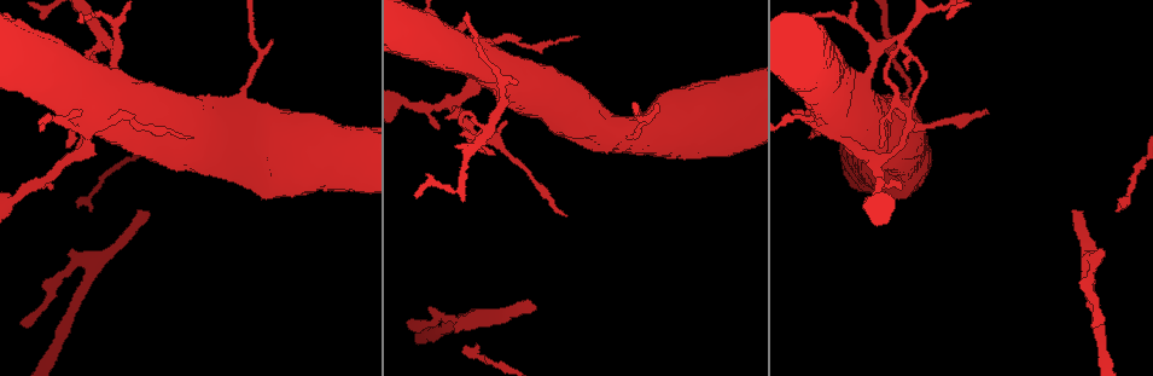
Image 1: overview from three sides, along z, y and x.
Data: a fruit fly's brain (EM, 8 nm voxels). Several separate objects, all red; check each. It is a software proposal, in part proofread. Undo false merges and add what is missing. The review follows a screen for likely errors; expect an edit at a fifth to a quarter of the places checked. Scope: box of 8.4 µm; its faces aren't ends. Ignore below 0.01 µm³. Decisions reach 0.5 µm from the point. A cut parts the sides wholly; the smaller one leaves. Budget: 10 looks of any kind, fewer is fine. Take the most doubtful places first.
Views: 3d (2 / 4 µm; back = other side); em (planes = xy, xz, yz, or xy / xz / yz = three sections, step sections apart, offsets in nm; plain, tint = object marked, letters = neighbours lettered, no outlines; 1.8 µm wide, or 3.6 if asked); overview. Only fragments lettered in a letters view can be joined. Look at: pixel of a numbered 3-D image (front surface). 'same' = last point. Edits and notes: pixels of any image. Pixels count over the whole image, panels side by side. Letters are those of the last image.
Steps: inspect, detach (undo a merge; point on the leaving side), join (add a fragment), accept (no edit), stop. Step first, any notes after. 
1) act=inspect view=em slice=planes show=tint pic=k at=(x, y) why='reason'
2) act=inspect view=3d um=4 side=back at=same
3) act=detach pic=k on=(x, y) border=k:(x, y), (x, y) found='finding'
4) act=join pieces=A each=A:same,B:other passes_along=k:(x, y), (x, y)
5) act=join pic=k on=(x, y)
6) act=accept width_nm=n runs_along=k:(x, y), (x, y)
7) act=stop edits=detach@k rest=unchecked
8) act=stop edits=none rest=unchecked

act=inspect view=em slice=yz step=4 show=letters pic=1 at=(137, 209) why='free end'

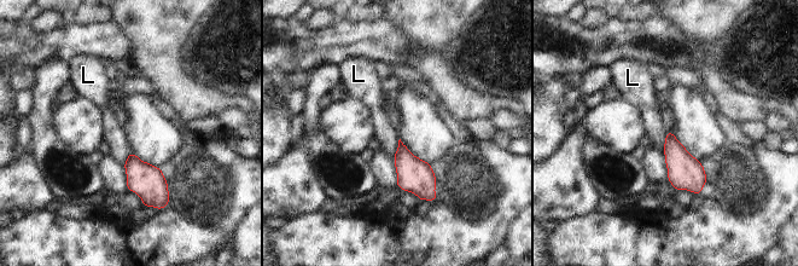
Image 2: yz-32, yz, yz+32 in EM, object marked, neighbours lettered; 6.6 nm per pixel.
act=inspect view=em slice=planes show=letters at=same why='cut it another way'

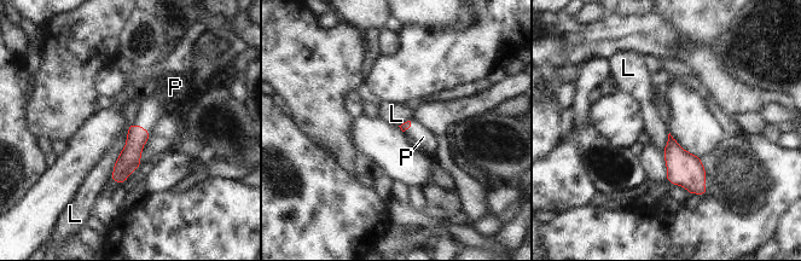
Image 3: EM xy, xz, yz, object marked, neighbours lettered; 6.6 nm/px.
act=join pieces=P each=L:other,P:same passes_along=3:(128, 161), (139, 126), (166, 99) found='it goes on there'

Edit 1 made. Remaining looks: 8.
act=inspect view=overview why='redraw'

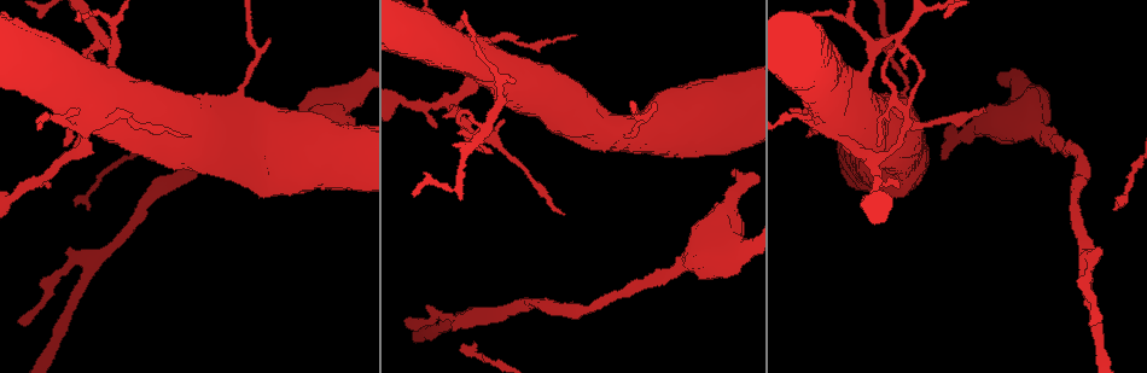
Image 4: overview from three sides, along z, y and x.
act=inspect view=3d um=2 pic=4 at=(984, 112) why='tapers out'

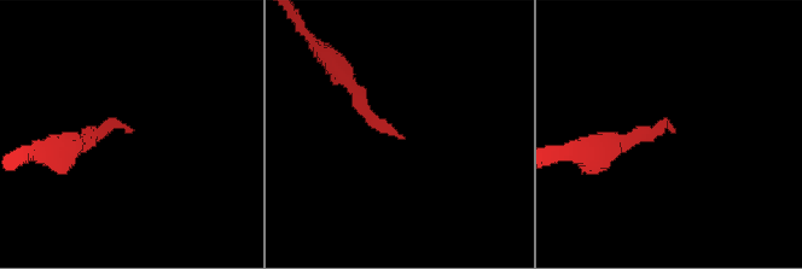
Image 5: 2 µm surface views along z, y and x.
act=inspect view=em slice=planes show=tint pic=5 at=(402, 139) why='now the EM'

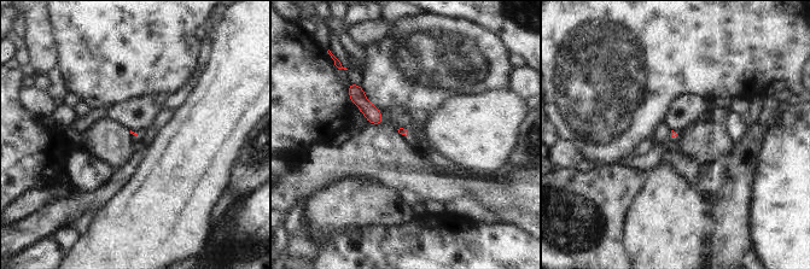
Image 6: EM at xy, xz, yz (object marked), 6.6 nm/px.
act=inspect view=em slice=planes show=letters at=same

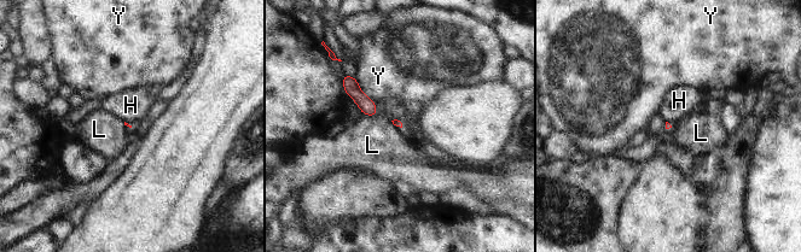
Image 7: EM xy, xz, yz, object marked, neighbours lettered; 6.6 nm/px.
act=accept longest_contact=Y:220nm each=H:other,L:other,Y:other found='none of them fits'

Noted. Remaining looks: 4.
act=inspect view=em slice=yz step=4 show=tint pic=4 at=(908, 121) why='abrupt turn'

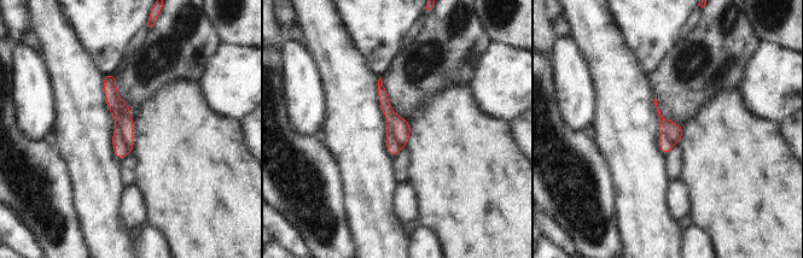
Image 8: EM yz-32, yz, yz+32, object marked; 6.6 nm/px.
act=inspect view=em slice=planes show=letters at=same

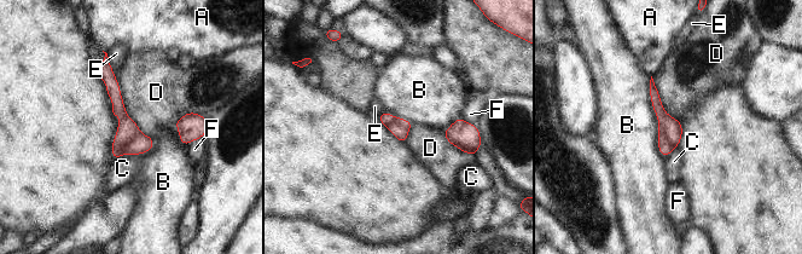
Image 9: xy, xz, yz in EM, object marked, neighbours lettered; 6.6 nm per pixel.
act=detach pic=9 on=(139, 143) each=A:other,B:other,C:other,D:other,E:other,F:other border=9:(139, 132), (125, 143), (120, 155) found='a second neuron is stuck on'

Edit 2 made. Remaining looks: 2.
act=inspect view=em slice=yz step=16 show=tint pic=4 at=(405, 319) why='free end'

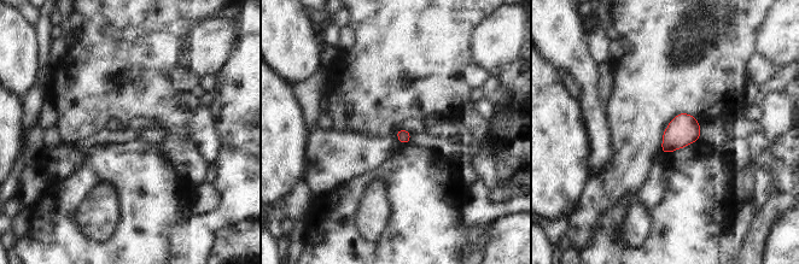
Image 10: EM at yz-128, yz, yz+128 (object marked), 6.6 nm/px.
act=inspect view=em slice=planes show=letters at=same

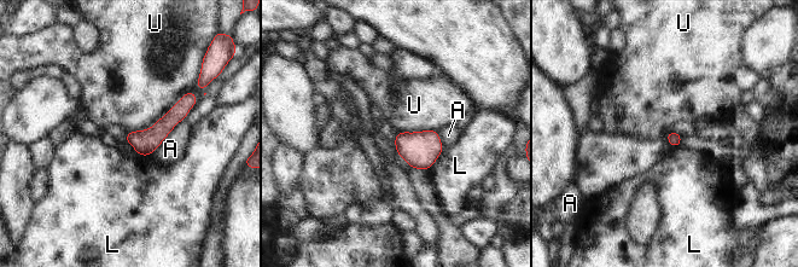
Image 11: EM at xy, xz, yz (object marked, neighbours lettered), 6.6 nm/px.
act=accept each=A:other,L:other,U:other runs_along=11:(187, 97), (181, 109), (140, 151) found='none of them fits'

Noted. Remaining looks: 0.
act=stop edits=join@3,detach@9 rest=unchecked

